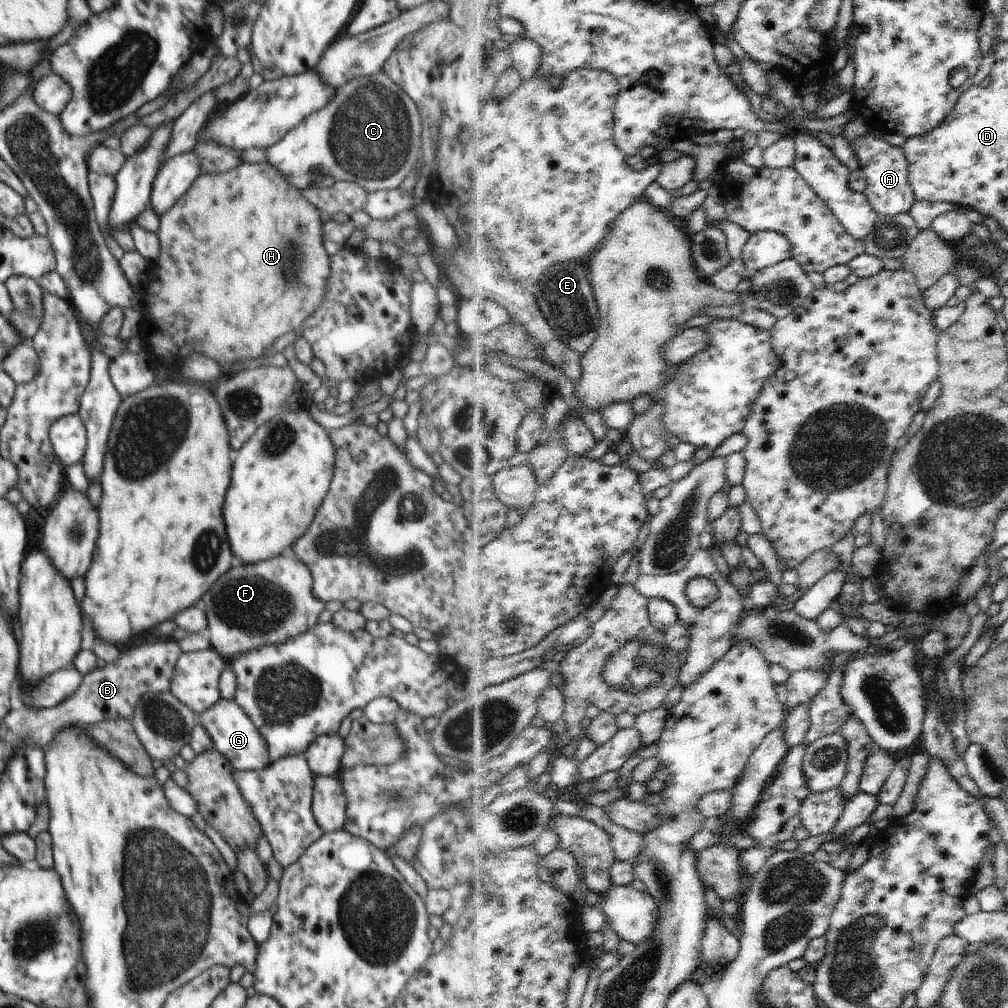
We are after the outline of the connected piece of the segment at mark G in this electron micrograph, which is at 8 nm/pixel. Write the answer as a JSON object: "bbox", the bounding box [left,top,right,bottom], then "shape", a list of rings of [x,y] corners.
{"bbox":[198,698,271,770],"shape":[[[220,698],[216,704],[206,708],[198,716],[198,720],[199,725],[210,734],[214,749],[222,754],[235,770],[264,770],[271,765],[268,758],[268,746],[264,738],[235,700]]]}

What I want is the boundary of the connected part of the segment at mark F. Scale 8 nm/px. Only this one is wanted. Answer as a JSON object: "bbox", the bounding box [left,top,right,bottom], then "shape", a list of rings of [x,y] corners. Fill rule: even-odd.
{"bbox":[200,550,325,660],"shape":[[[288,550],[286,554],[281,554],[256,564],[240,564],[230,568],[224,576],[221,576],[210,590],[204,592],[200,598],[200,606],[208,618],[208,628],[206,633],[209,636],[210,646],[225,659],[230,660],[236,654],[246,654],[254,648],[266,646],[266,644],[280,644],[286,642],[298,634],[310,630],[316,626],[320,612],[324,610],[325,603],[318,600],[313,594],[314,578],[312,570],[292,552]]]}

